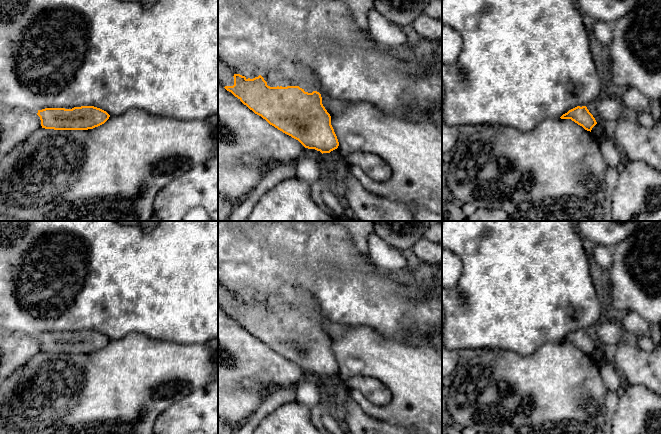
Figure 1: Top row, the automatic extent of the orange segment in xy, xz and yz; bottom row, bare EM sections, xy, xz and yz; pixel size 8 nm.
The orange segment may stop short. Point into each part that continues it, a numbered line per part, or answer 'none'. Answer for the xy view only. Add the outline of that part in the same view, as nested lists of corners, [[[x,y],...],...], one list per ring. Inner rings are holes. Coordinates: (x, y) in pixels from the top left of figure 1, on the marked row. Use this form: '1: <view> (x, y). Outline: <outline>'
none

